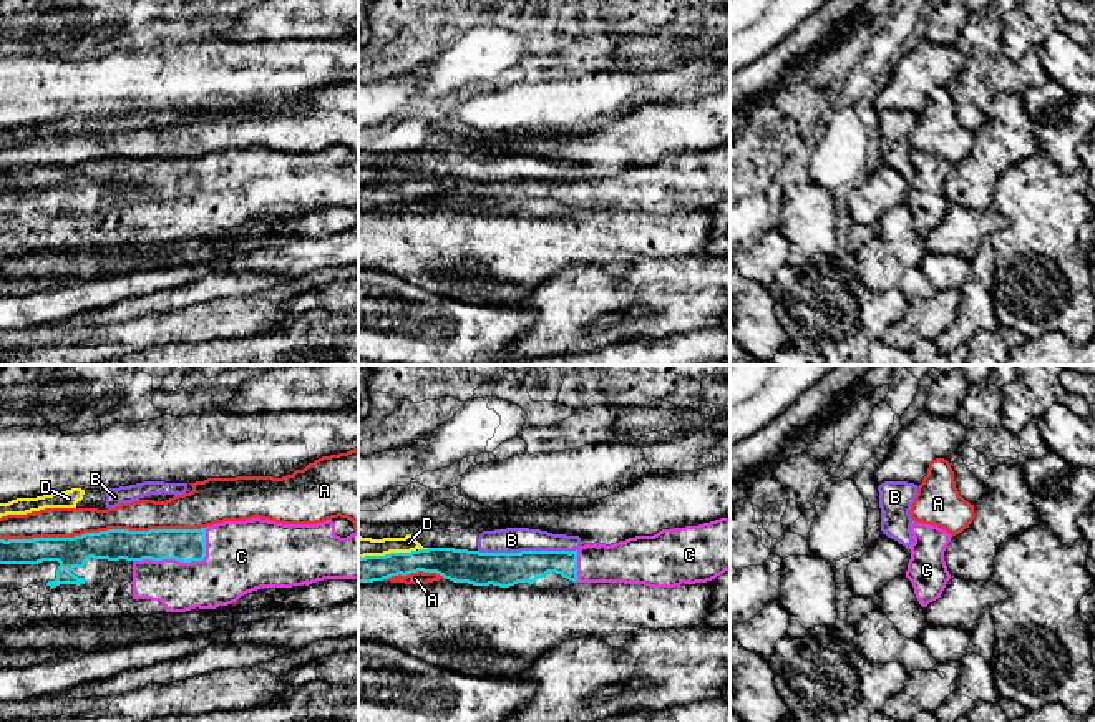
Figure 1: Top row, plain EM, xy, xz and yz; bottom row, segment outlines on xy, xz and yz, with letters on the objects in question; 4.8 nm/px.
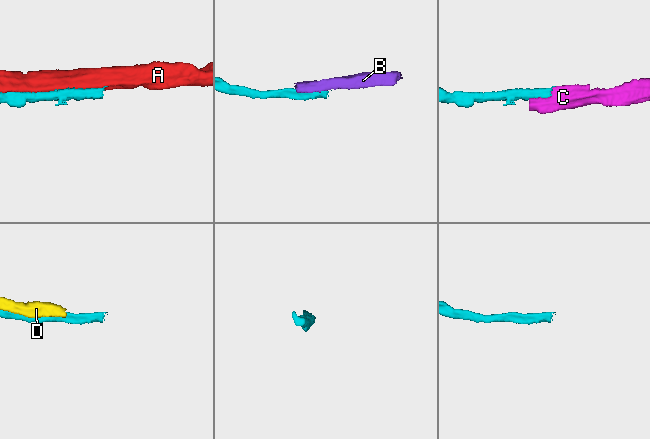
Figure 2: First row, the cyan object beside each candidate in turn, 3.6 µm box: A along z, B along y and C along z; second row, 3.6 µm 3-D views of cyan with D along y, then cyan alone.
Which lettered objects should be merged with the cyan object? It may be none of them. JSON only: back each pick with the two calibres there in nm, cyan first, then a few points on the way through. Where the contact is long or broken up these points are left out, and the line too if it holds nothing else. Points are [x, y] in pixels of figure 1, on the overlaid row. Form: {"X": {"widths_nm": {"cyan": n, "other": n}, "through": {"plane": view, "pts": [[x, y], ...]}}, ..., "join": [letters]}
{"C": {"widths_nm": {"cyan": 160, "other": 300}, "through": {"plane": "xy", "pts": [[183, 545], [183, 561], [234, 565]]}}, "join": ["C"]}

